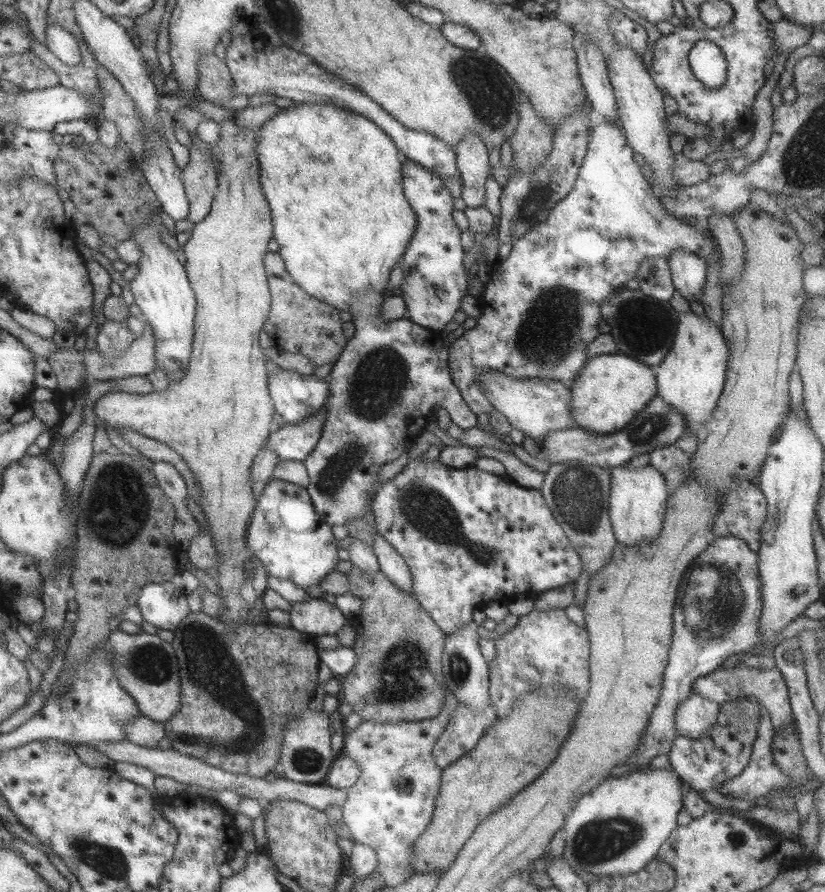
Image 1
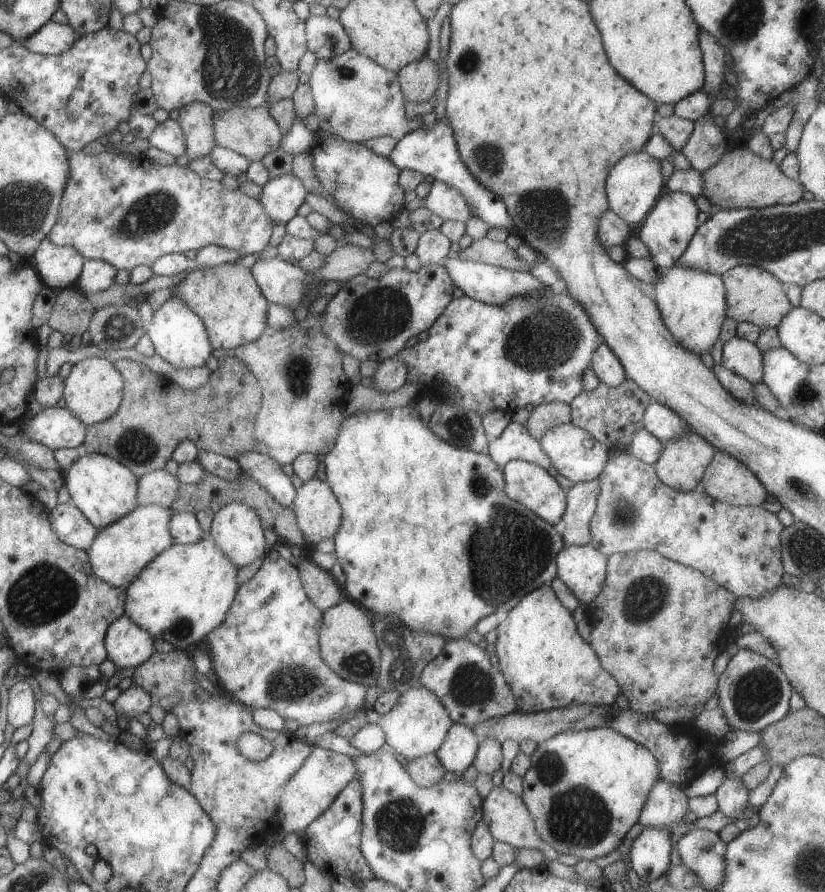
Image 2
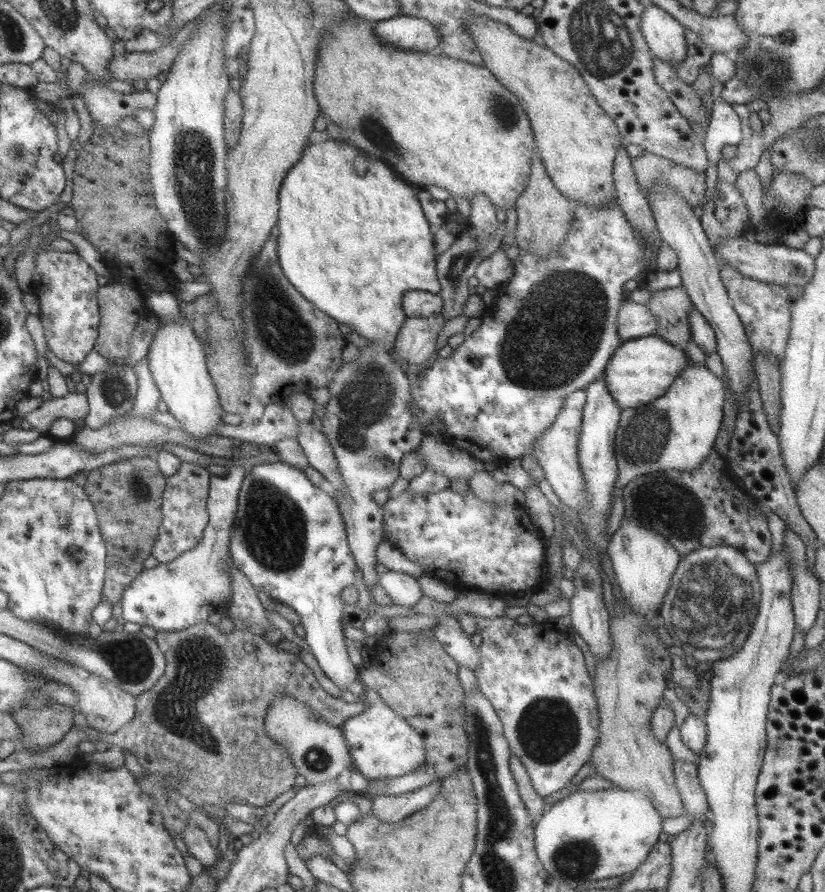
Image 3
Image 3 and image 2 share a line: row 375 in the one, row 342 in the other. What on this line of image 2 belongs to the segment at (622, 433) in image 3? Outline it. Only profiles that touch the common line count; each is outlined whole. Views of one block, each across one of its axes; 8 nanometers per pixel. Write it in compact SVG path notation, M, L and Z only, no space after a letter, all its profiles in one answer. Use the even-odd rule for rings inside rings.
M672 266L660 272L651 297L659 309L665 328L679 346L683 346L687 352L693 352L695 356L711 352L726 317L725 287L720 276L685 266Z

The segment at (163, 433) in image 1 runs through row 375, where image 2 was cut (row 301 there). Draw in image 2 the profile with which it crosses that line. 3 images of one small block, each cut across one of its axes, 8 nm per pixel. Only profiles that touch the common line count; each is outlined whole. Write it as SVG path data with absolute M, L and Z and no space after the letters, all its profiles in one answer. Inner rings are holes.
M221 263L217 266L197 264L175 286L172 295L179 296L201 320L213 349L224 348L230 352L236 346L257 340L268 327L265 321L269 303L247 267L236 263Z

